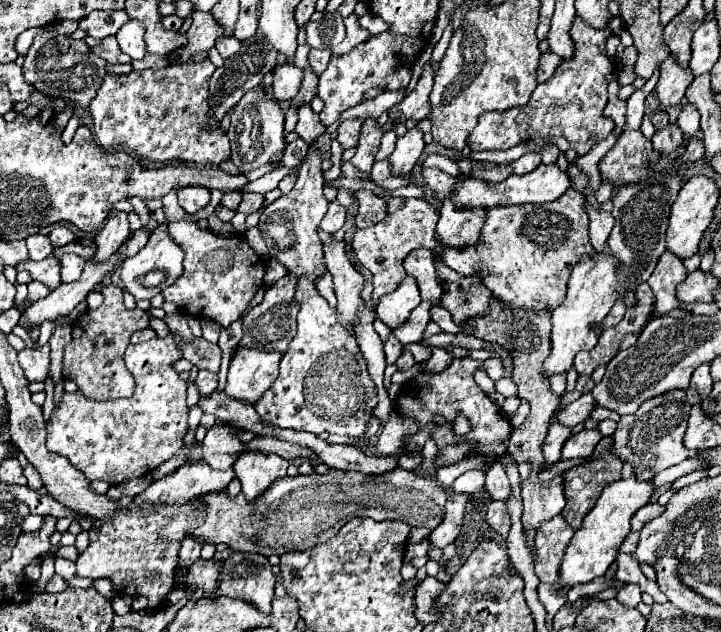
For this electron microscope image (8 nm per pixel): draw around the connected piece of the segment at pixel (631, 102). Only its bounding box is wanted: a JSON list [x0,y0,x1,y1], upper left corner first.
[624,68,659,129]

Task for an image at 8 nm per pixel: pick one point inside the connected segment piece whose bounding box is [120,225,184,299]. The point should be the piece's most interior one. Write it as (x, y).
(161, 254)

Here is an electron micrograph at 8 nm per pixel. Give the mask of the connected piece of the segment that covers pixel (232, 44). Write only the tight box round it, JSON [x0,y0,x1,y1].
[216,37,242,59]

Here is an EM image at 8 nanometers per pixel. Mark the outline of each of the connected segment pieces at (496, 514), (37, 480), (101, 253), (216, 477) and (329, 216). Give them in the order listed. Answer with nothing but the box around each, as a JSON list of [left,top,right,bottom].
[[486,501,510,539],[24,463,43,491],[92,211,130,263],[134,459,234,503],[320,201,346,233]]

